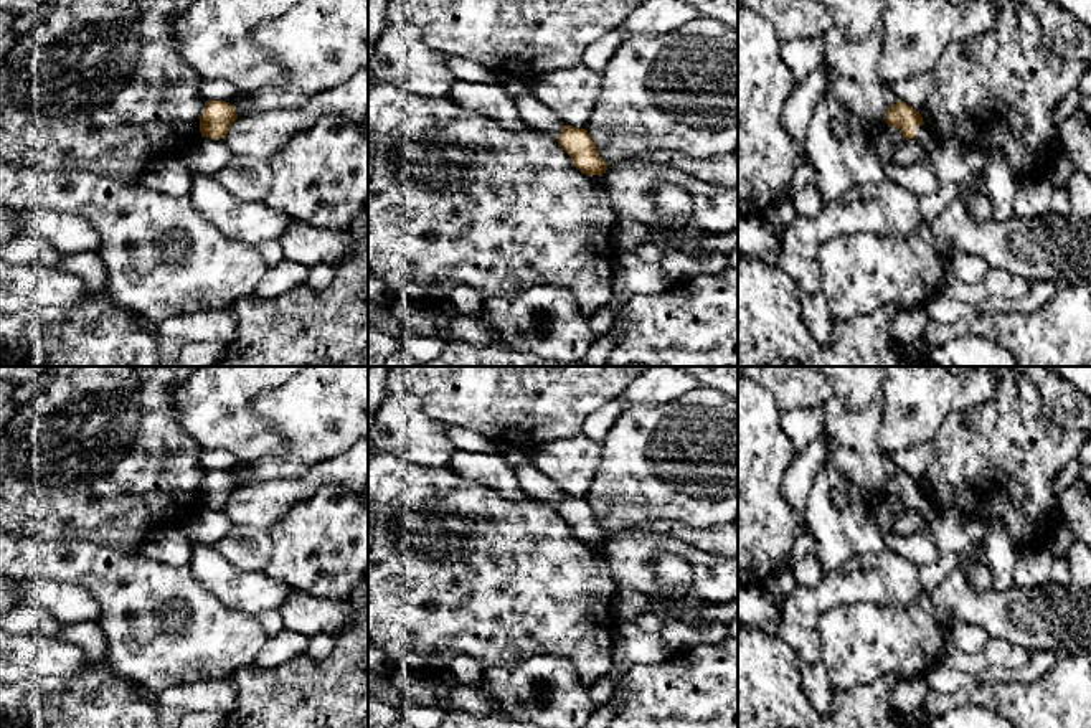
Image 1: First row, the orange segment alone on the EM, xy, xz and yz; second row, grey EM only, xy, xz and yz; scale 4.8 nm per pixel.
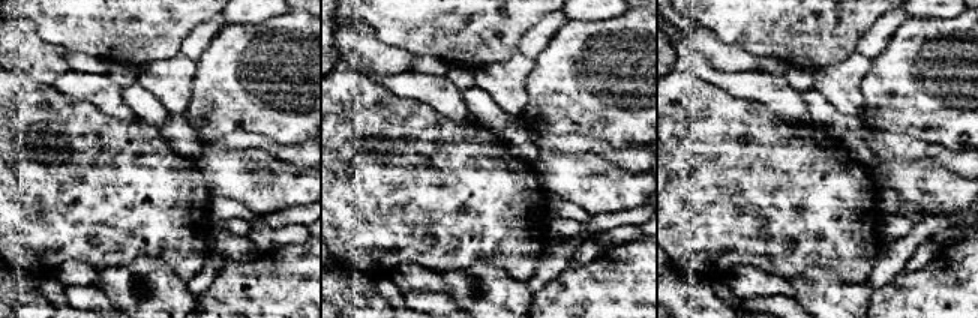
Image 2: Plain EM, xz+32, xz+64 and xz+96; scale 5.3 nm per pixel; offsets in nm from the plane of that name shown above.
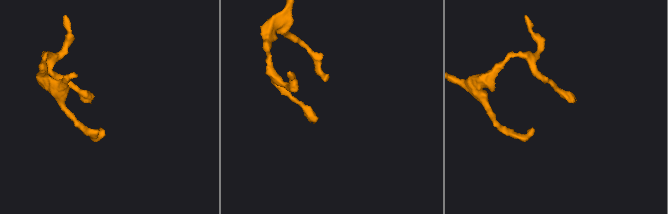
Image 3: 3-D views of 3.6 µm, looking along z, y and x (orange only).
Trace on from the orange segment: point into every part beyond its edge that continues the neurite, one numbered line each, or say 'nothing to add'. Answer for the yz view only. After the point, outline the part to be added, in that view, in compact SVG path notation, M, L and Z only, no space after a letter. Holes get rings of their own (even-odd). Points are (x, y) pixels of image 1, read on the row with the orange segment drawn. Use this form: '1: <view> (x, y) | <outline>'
1: yz (920, 179) | M924 125L916 127L914 139L919 142L924 157L911 165L900 165L893 160L885 163L885 175L913 195L924 196L941 188L928 158L941 147L944 140L931 134Z

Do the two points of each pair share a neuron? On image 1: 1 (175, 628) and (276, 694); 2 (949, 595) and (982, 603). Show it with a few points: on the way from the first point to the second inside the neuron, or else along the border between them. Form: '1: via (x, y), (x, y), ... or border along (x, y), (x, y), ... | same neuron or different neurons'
1: border along (250, 664), (228, 677) | different neurons
2: via (958, 601), (974, 603) | same neuron

